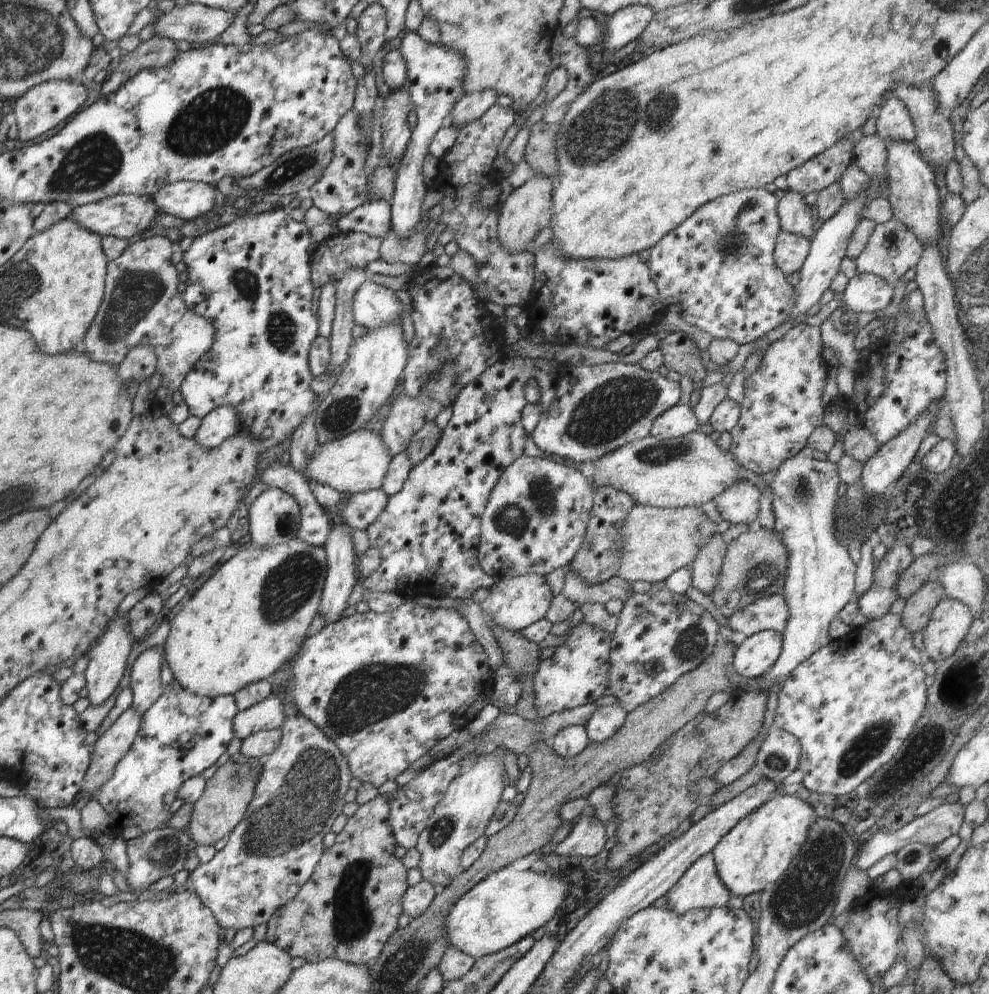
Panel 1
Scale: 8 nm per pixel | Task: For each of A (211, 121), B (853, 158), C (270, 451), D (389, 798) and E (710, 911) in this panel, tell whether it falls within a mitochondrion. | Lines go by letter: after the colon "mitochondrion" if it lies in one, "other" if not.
A: mitochondrion
B: other
C: other
D: other
E: other

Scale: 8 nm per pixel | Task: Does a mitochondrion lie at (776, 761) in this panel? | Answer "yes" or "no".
yes

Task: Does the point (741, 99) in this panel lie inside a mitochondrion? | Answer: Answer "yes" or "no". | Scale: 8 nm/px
no

